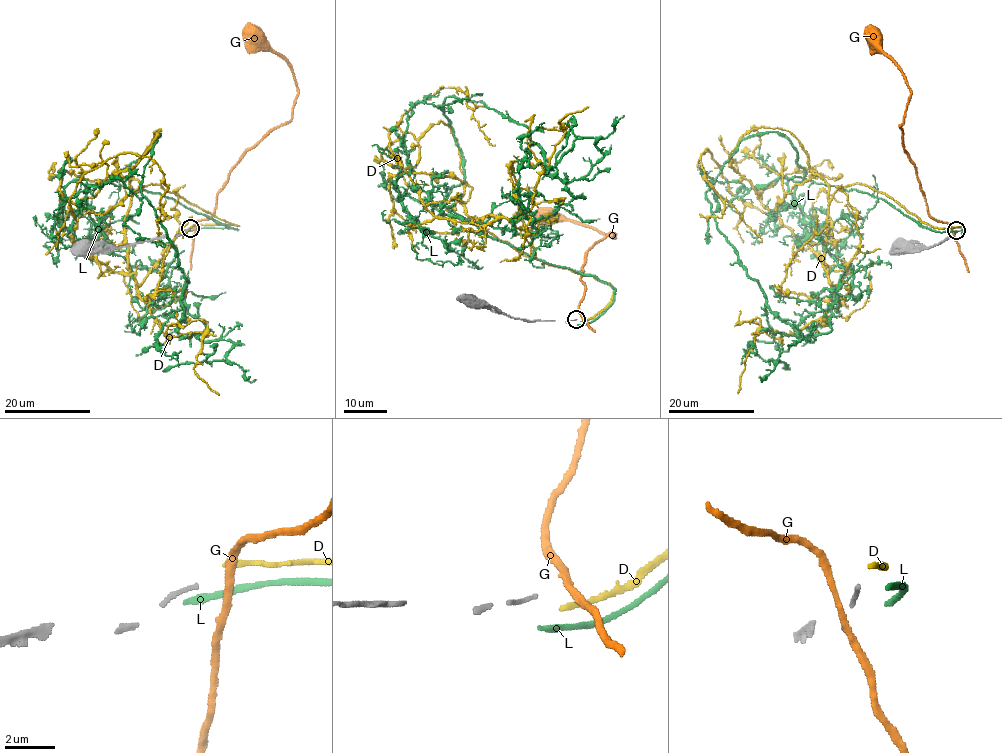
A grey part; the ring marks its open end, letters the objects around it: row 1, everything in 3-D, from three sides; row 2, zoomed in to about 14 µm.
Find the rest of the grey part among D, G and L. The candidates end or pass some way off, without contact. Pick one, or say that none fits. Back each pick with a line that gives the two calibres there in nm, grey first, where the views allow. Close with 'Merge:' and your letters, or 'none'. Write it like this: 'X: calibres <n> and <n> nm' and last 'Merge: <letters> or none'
D: calibres 150 and 220 nm
Merge: D

